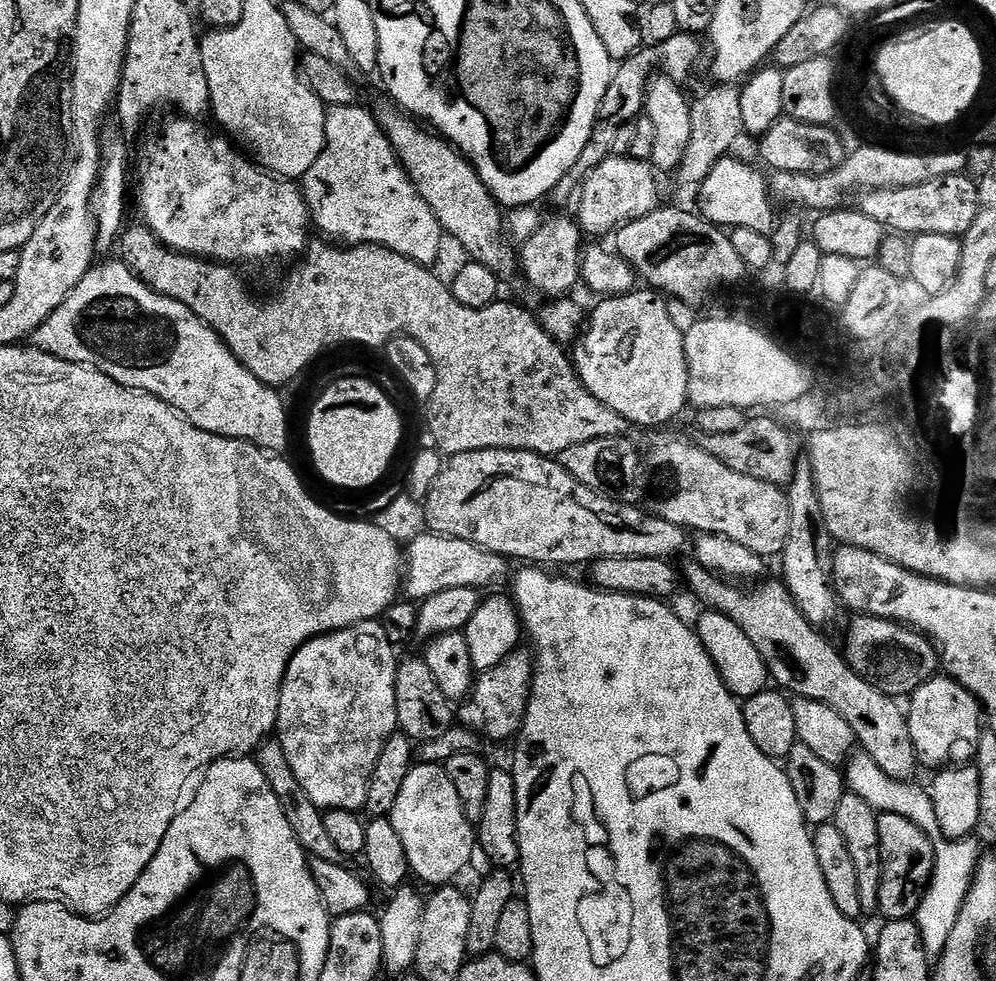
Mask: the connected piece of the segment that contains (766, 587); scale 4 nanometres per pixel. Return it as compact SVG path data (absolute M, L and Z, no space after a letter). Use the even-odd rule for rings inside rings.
M689 564L689 568L682 572L686 588L705 604L705 609L721 612L730 618L730 622L734 622L734 626L738 626L738 630L754 642L754 650L762 654L769 677L775 683L777 680L781 684L777 685L785 693L802 700L822 702L838 710L838 714L850 722L855 743L868 751L867 759L873 760L892 780L908 782L913 779L918 765L905 709L901 705L899 708L893 697L870 686L870 682L866 682L848 665L841 653L840 656L836 653L835 646L820 633L823 631L818 630L817 625L811 624L798 610L796 600L783 579L765 579L753 587L757 587L753 592L747 592L744 589L747 587L737 586L706 570L701 564Z

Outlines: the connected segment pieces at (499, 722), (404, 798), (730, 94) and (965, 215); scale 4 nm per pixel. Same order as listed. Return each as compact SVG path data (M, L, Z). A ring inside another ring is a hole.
M524 651L512 652L489 672L479 673L472 687L472 695L459 705L459 723L463 727L471 728L477 737L485 736L488 740L510 739L511 741L524 727L524 715L528 709L534 675L533 653Z
M420 762L412 767L406 782L402 782L390 819L394 830L398 830L398 838L402 838L402 846L406 846L411 875L431 886L451 885L455 881L452 879L471 862L472 851L477 851L477 829L464 812L454 782L450 782L440 764Z
M730 84L712 88L700 101L692 104L690 142L686 146L686 154L678 169L681 182L692 186L699 186L707 178L718 161L725 159L731 153L728 151L735 146L736 139L744 132L740 88Z
M968 174L943 176L909 188L865 191L863 196L864 201L858 204L858 208L866 214L866 218L874 218L874 222L884 225L885 229L905 232L908 238L922 234L946 234L962 238L966 230L974 226L974 218L978 216L978 184Z

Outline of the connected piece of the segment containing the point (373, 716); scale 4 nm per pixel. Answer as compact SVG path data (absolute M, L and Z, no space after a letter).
M376 626L343 628L337 632L332 632L329 636L316 636L310 642L306 642L294 654L280 687L275 735L279 739L282 750L286 750L286 762L290 762L290 770L294 770L294 778L298 778L302 790L306 790L310 802L314 802L314 806L321 810L359 813L363 809L366 794L370 790L370 778L374 774L374 766L378 766L378 757L382 755L382 750L388 739L397 735L398 732L396 695L394 694L396 665L398 663L397 649L388 641L386 634L379 627L372 627Z

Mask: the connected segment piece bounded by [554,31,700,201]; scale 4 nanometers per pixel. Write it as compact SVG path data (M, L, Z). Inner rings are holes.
M677 31L676 35L667 38L666 42L660 45L644 46L636 55L623 61L613 71L612 81L606 90L606 98L602 98L600 103L600 115L596 121L596 128L592 131L592 136L586 142L582 154L578 154L578 162L574 162L572 169L564 175L555 186L554 196L560 200L571 201L574 193L580 185L597 168L607 156L613 155L612 147L615 142L616 129L624 124L631 124L644 111L644 98L648 94L648 86L652 68L657 68L660 74L667 79L677 82L685 82L692 76L692 71L700 64L700 44L695 35Z

